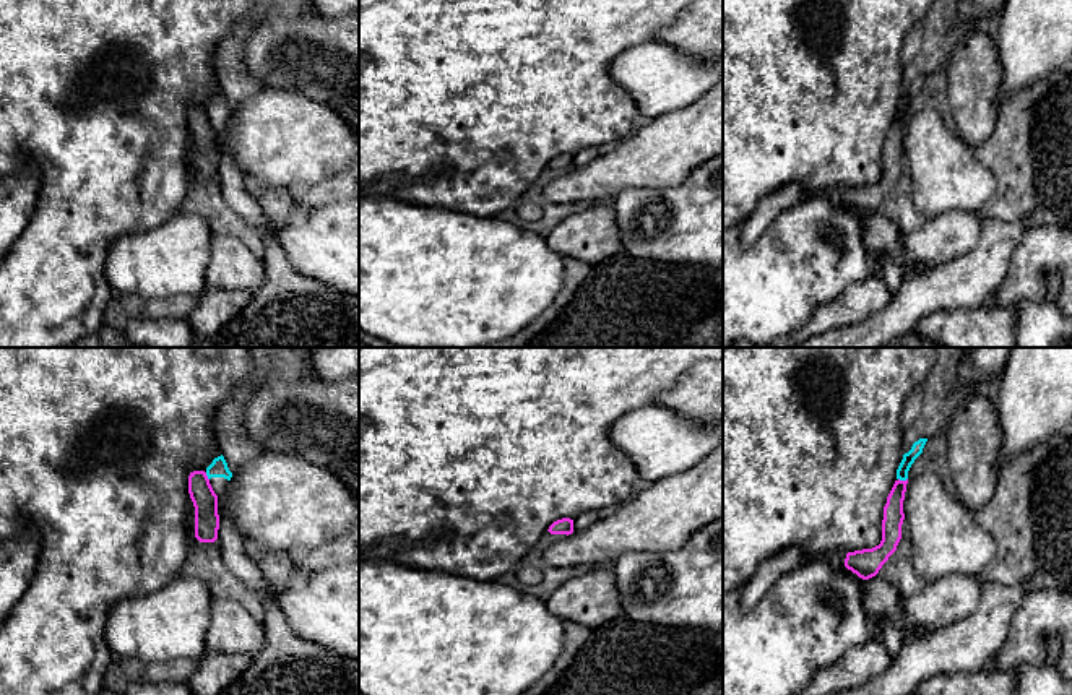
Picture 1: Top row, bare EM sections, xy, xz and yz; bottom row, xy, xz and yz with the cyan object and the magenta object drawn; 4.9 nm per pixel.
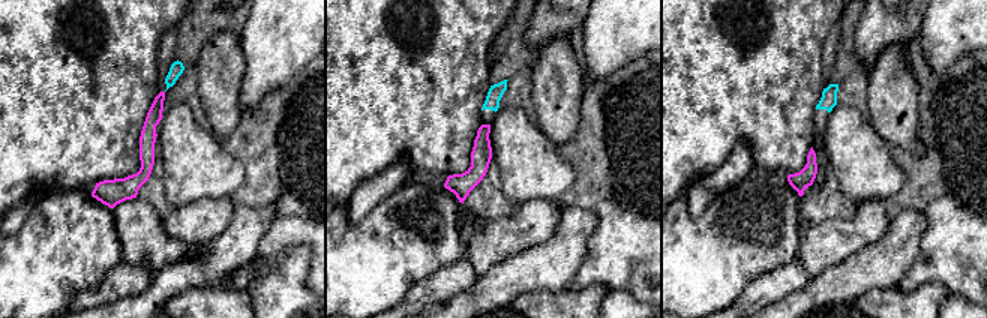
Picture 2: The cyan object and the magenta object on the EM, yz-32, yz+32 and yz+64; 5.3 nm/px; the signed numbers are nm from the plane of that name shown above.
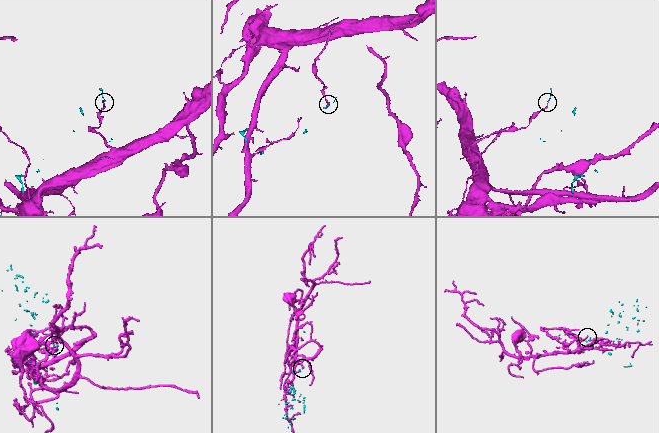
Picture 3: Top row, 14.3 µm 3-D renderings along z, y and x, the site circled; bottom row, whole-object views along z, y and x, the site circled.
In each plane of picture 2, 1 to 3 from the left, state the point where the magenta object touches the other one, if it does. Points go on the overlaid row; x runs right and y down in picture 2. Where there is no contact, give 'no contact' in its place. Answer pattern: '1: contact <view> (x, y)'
1: no contact
2: no contact
3: no contact

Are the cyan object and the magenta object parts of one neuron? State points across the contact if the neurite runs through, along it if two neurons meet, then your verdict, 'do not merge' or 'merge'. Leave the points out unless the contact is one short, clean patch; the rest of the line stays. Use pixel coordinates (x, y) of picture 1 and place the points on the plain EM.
border yz (899, 114), (907, 116); do not merge

